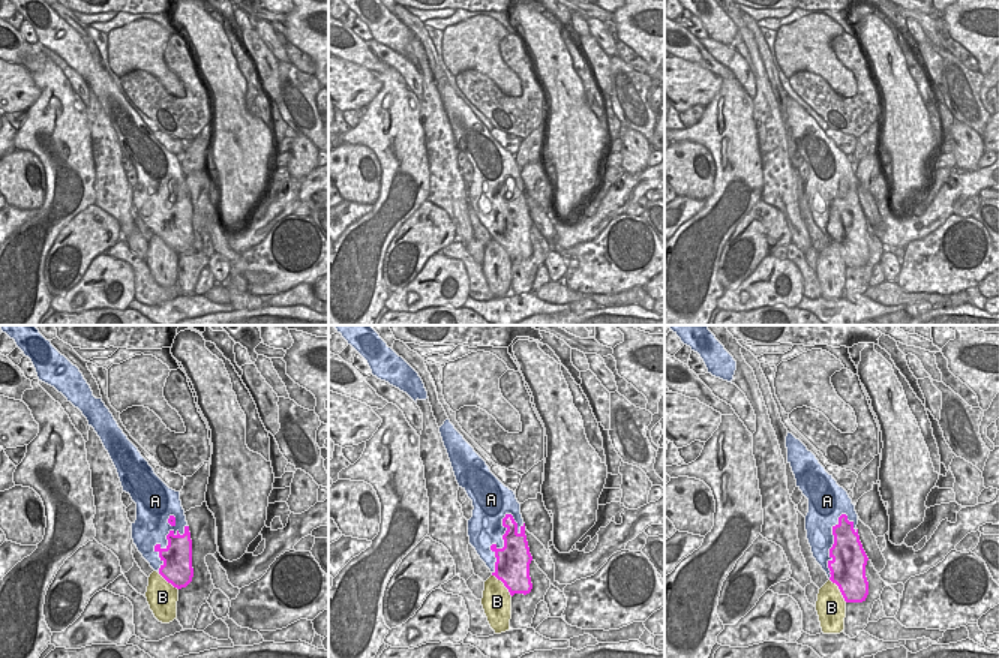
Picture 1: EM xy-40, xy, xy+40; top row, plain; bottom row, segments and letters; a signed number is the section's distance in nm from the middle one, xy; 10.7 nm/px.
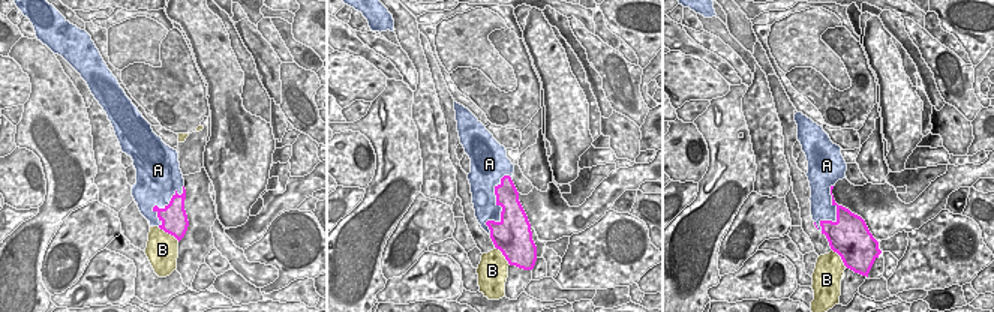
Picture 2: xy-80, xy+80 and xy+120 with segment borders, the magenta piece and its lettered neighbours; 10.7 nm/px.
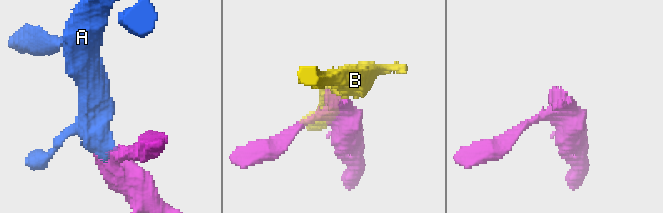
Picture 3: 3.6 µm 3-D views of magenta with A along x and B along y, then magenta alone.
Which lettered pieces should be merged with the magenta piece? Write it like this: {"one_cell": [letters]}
{"one_cell": ["A"]}

